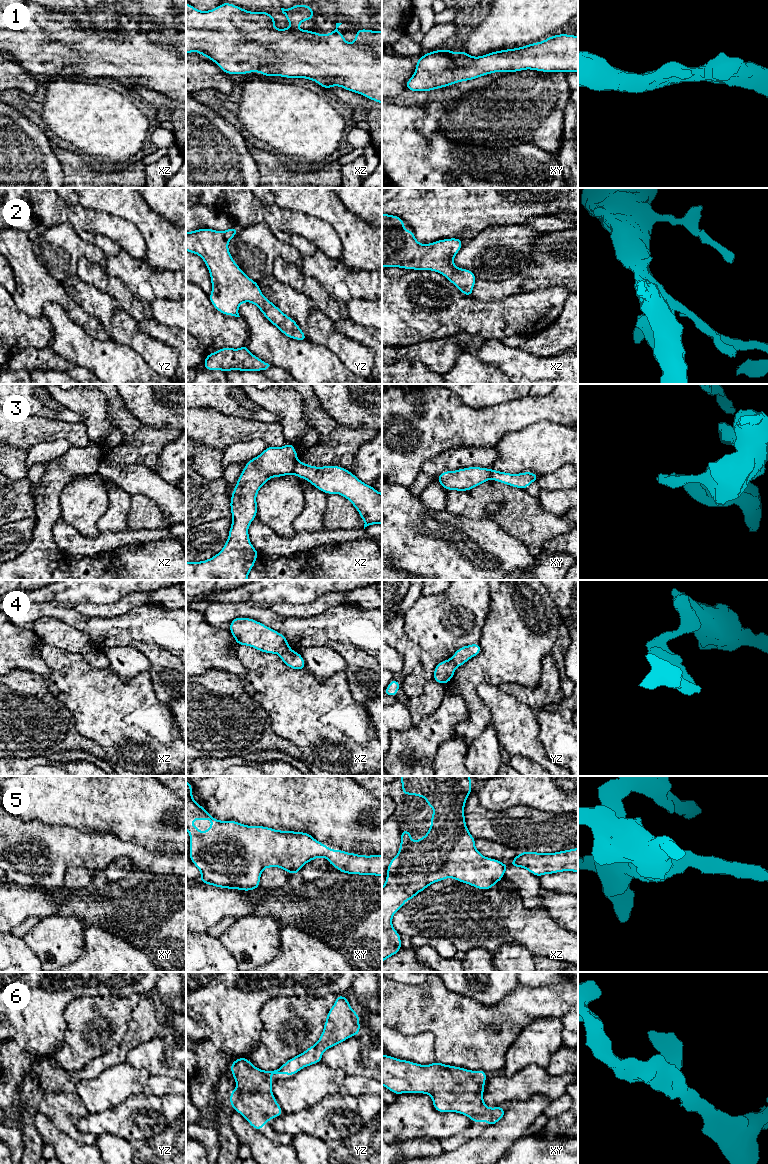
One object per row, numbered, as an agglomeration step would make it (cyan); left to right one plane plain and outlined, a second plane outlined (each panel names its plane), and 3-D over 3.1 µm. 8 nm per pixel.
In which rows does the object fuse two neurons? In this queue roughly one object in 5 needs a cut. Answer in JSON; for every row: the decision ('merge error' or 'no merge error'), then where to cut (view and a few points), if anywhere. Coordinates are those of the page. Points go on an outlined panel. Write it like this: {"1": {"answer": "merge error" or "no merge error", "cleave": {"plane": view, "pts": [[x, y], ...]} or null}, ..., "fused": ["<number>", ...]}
{"1": {"answer": "no merge error", "cleave": null}, "2": {"answer": "no merge error", "cleave": null}, "3": {"answer": "merge error", "cleave": {"plane": "xz", "pts": [[298, 462], [294, 466], [292, 473]]}}, "4": {"answer": "merge error", "cleave": {"plane": "xz", "pts": [[290, 649], [279, 654]]}}, "5": {"answer": "no merge error", "cleave": null}, "6": {"answer": "no merge error", "cleave": null}, "fused": ["3", "4"]}

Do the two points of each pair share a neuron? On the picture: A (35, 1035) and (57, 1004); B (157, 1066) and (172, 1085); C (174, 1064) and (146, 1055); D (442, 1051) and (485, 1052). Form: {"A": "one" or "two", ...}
{"A": "one", "B": "two", "C": "one", "D": "one"}

